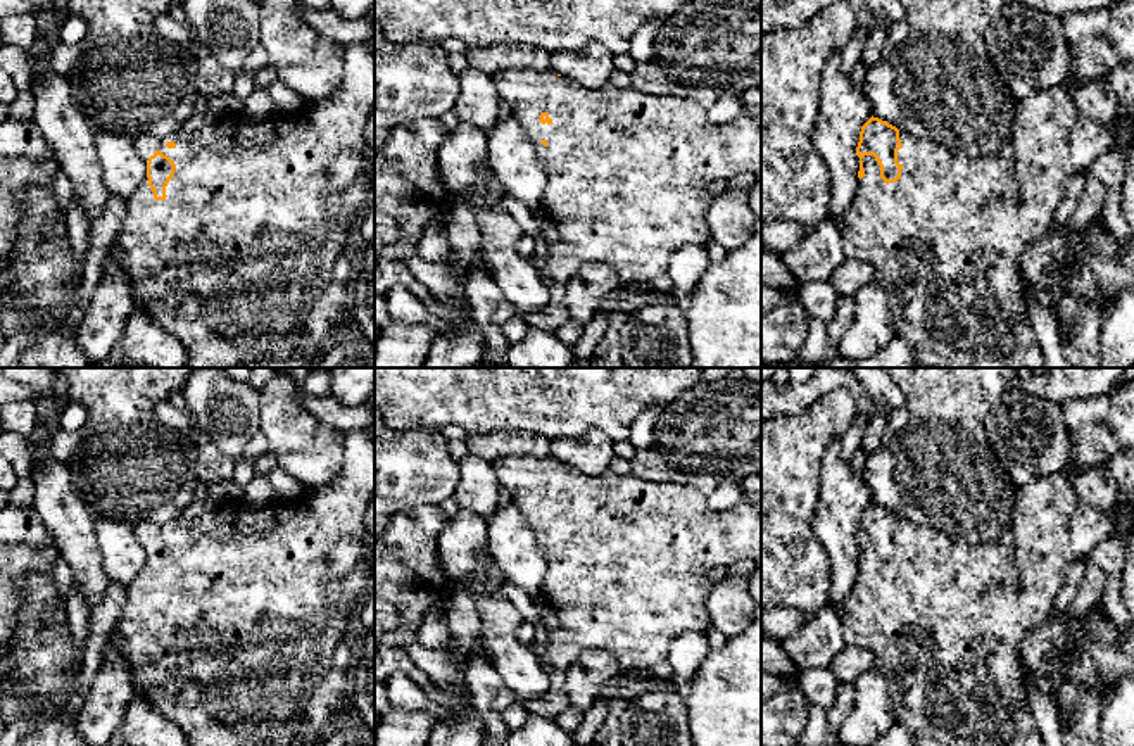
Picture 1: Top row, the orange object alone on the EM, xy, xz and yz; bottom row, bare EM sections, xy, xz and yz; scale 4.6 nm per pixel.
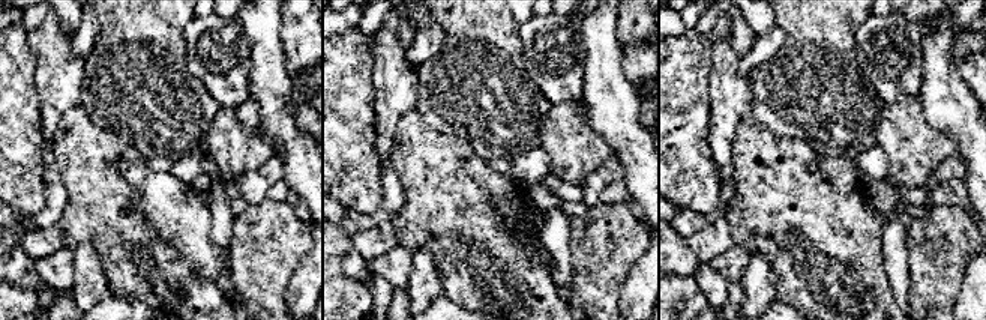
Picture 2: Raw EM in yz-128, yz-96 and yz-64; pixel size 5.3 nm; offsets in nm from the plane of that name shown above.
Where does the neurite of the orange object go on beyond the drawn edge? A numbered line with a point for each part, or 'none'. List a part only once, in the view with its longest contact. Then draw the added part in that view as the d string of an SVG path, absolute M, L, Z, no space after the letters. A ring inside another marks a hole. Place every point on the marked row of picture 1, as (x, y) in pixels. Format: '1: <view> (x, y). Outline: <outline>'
1: yz (944, 240). Outline: M1067 83L1043 88L1020 100L1015 109L1011 128L1013 159L1010 162L996 157L967 157L937 145L930 138L915 138L899 131L903 147L898 150L898 162L903 166L901 178L885 183L880 178L880 166L873 155L865 155L865 176L858 181L858 192L849 209L835 221L844 238L846 259L858 259L872 266L875 281L884 288L892 318L894 335L906 338L917 354L917 361L925 368L1044 368L1044 352L1036 338L1032 321L1027 313L1025 295L1018 276L1018 259L1024 247L1046 231L1055 223L1055 211L1067 192L1074 173L1086 173L1089 166L1112 149L1112 135L1101 123L1077 112Z

